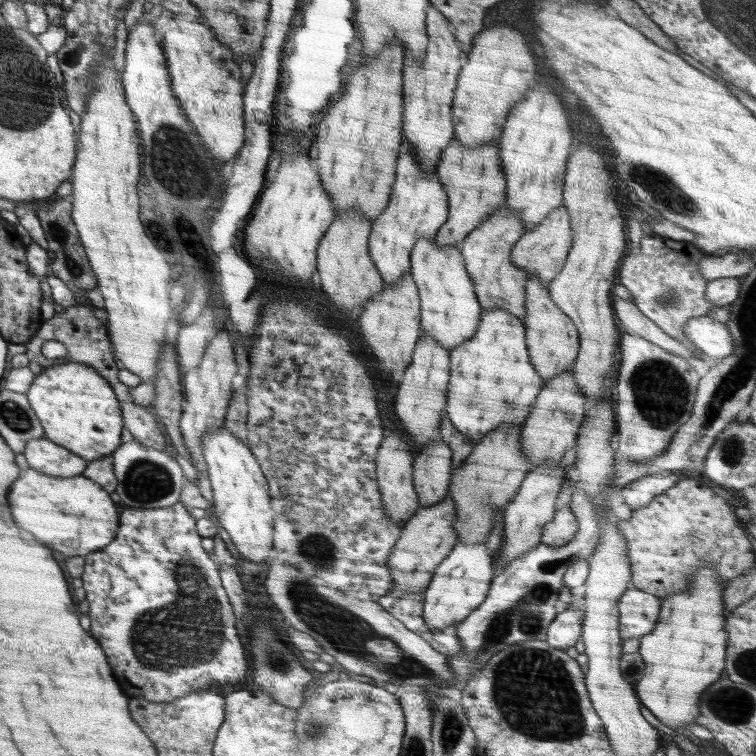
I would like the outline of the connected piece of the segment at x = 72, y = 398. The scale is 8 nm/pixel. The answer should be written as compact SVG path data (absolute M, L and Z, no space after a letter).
M78 362L62 363L46 367L34 377L32 386L28 388L26 396L38 416L40 424L44 426L45 437L52 442L84 457L86 462L112 454L121 445L122 428L124 428L120 401L116 397L110 383L100 376L98 371L90 365Z

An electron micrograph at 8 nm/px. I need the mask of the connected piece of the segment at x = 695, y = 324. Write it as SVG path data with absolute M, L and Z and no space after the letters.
M709 315L690 318L682 325L682 332L688 342L692 342L713 362L732 355L734 351L734 342L728 332L728 326Z

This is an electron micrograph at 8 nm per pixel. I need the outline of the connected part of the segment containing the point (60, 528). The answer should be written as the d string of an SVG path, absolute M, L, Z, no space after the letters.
M29 467L24 476L20 476L8 494L8 504L14 516L14 522L32 532L38 542L48 544L50 548L68 554L70 556L86 556L88 552L96 552L98 548L104 548L110 544L116 536L118 530L118 516L121 510L116 510L116 504L112 502L110 493L102 490L102 487L94 480L84 477L82 474L71 477L50 476Z

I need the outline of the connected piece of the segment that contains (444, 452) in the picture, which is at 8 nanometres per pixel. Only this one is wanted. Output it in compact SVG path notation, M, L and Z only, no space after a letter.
M442 438L418 451L413 464L412 482L418 493L418 508L434 505L448 493L452 478L452 449Z

